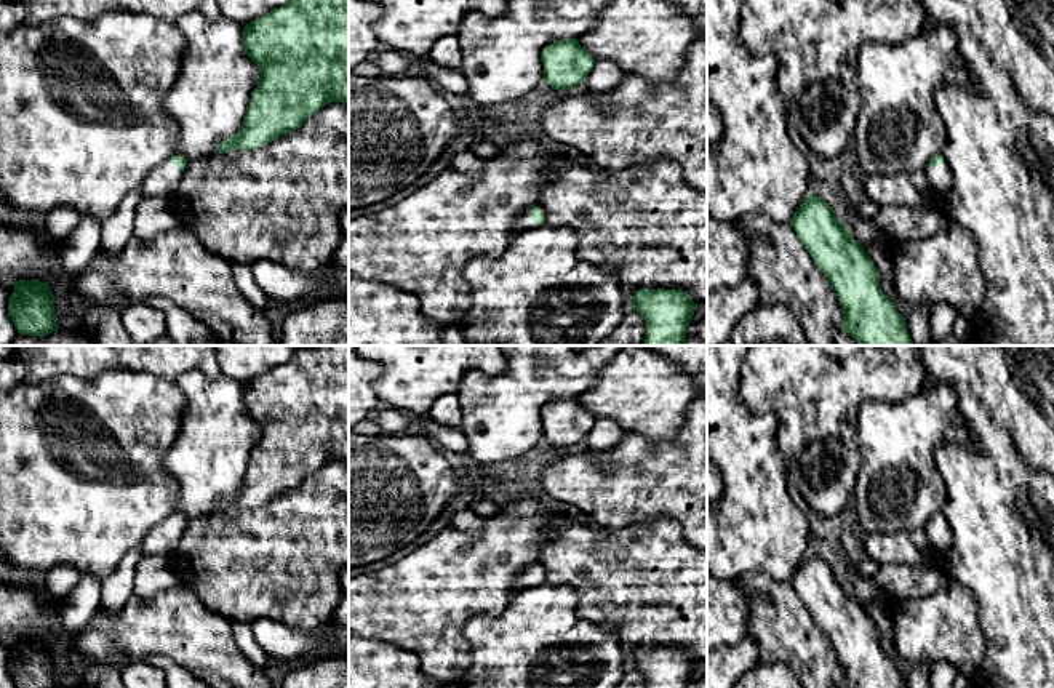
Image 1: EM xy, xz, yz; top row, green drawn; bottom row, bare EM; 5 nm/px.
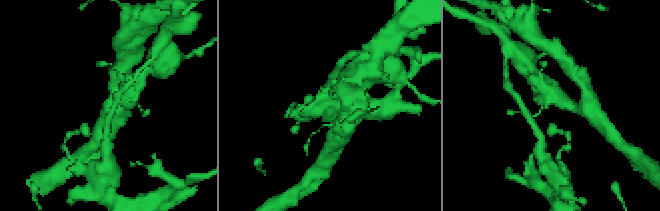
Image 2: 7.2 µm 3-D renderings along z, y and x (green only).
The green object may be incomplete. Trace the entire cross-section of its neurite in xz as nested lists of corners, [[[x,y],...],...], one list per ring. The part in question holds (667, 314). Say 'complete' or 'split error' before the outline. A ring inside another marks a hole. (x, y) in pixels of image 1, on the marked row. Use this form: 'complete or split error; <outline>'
complete; [[[640,288],[629,309],[645,318],[646,336],[641,346],[685,346],[686,330],[697,306],[681,290]]]

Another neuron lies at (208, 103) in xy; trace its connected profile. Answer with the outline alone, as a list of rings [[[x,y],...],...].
[[[198,13],[181,16],[174,26],[184,38],[182,66],[162,107],[178,126],[174,155],[182,155],[190,163],[218,154],[218,146],[242,130],[261,72],[245,51],[245,26],[224,16],[208,21]]]

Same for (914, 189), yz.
[[[928,170],[868,174],[865,195],[880,208],[950,208],[948,192],[931,186]]]

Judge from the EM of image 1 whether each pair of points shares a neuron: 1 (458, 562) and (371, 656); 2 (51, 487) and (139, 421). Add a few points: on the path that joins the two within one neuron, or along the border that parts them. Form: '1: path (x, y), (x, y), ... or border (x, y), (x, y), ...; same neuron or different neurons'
1: border (365, 636), (407, 648), (419, 656); different neurons
2: path (77, 479), (87, 469), (101, 469), (123, 447); same neuron

